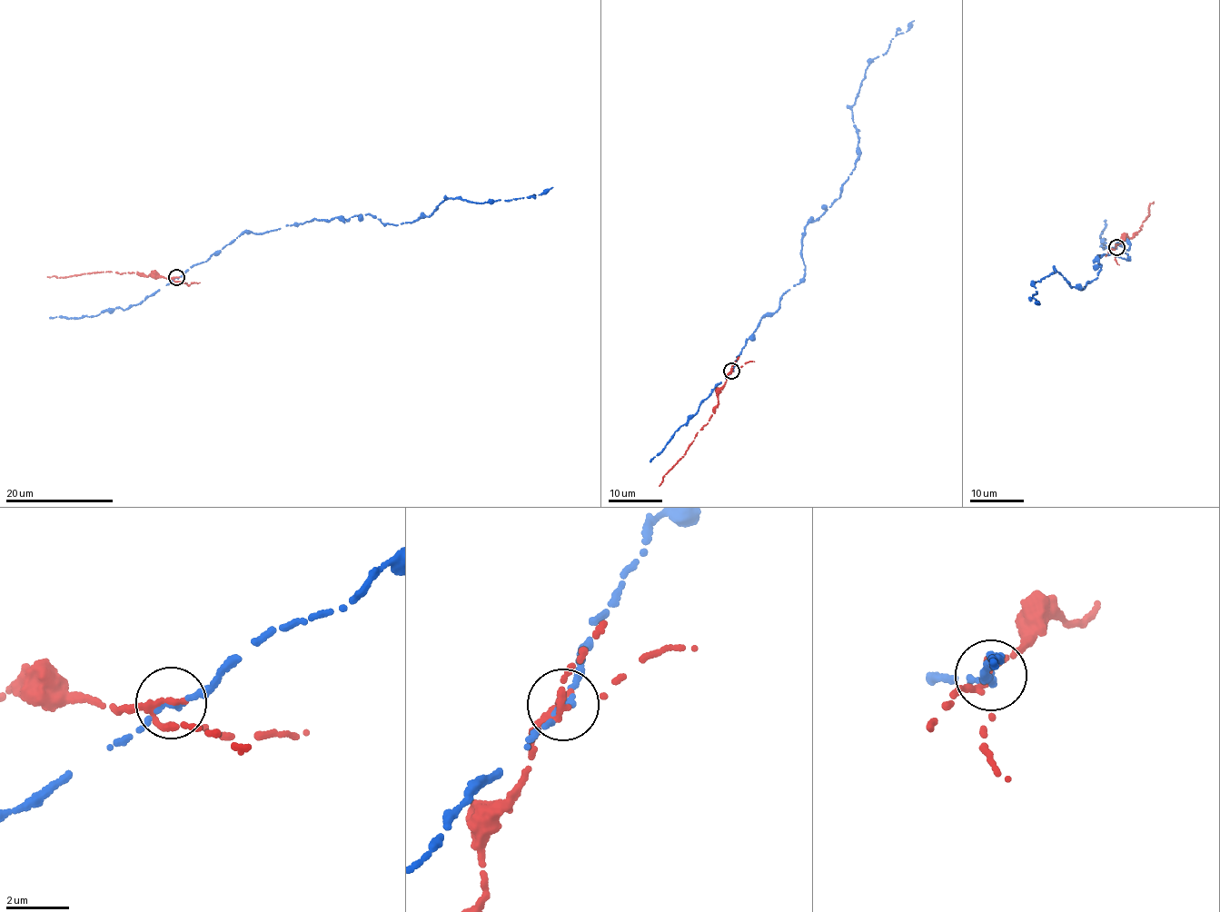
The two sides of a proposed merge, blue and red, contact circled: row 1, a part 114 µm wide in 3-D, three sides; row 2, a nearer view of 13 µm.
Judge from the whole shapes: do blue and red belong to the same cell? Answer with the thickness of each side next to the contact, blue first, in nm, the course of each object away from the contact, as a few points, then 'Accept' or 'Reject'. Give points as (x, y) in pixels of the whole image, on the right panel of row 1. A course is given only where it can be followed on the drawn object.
Thickness 180 nm (blue) against 180 nm. Course of blue: (1115, 247), (1130, 242), (1128, 259), (1097, 255), (1101, 269), (1081, 290), (1057, 272), (1036, 282), (1039, 302). Course of red: (1115, 246), (1138, 232), (1149, 214), (1147, 207), (1153, 202). Reject

